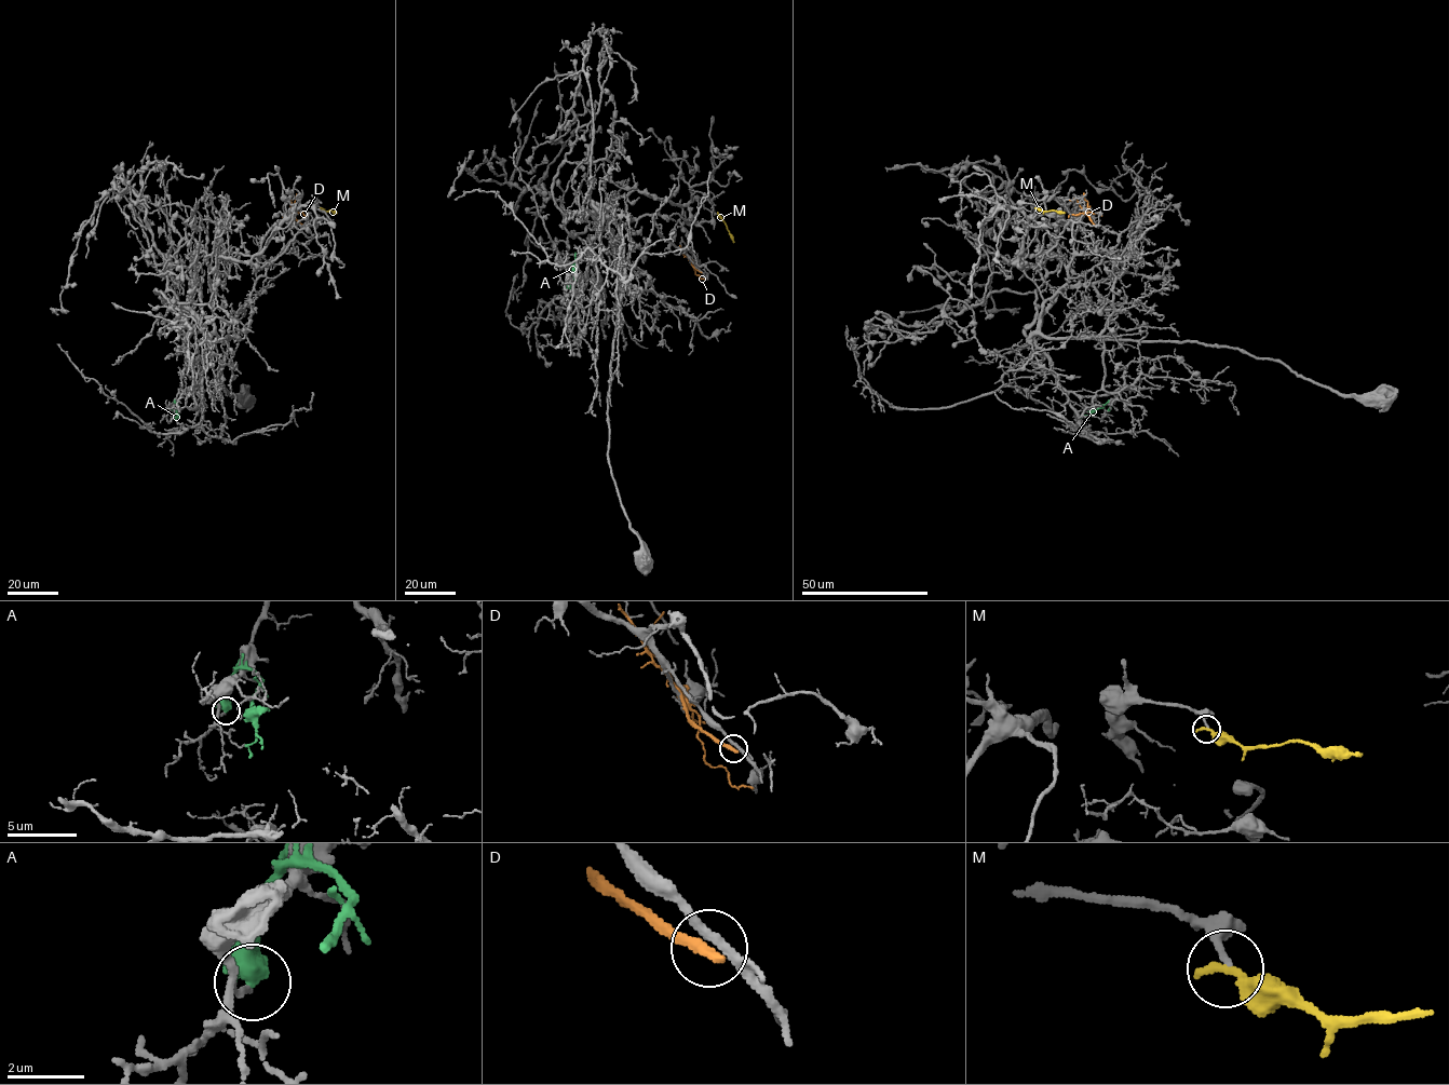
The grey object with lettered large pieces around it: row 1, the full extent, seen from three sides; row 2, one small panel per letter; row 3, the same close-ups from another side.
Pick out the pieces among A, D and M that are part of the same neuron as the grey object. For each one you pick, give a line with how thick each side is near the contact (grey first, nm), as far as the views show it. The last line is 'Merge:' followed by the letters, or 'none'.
Merge: none

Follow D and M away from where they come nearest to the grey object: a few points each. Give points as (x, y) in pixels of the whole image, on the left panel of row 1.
D: (303, 226), (296, 218), (287, 200), (290, 200)
M: (321, 207), (337, 213)

